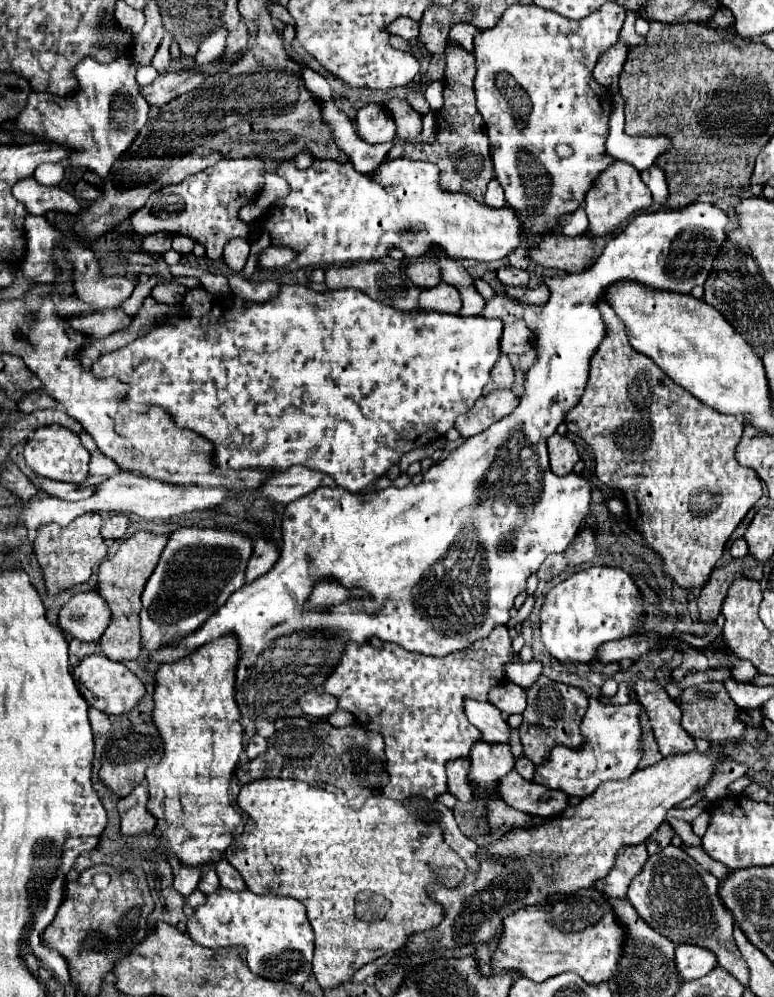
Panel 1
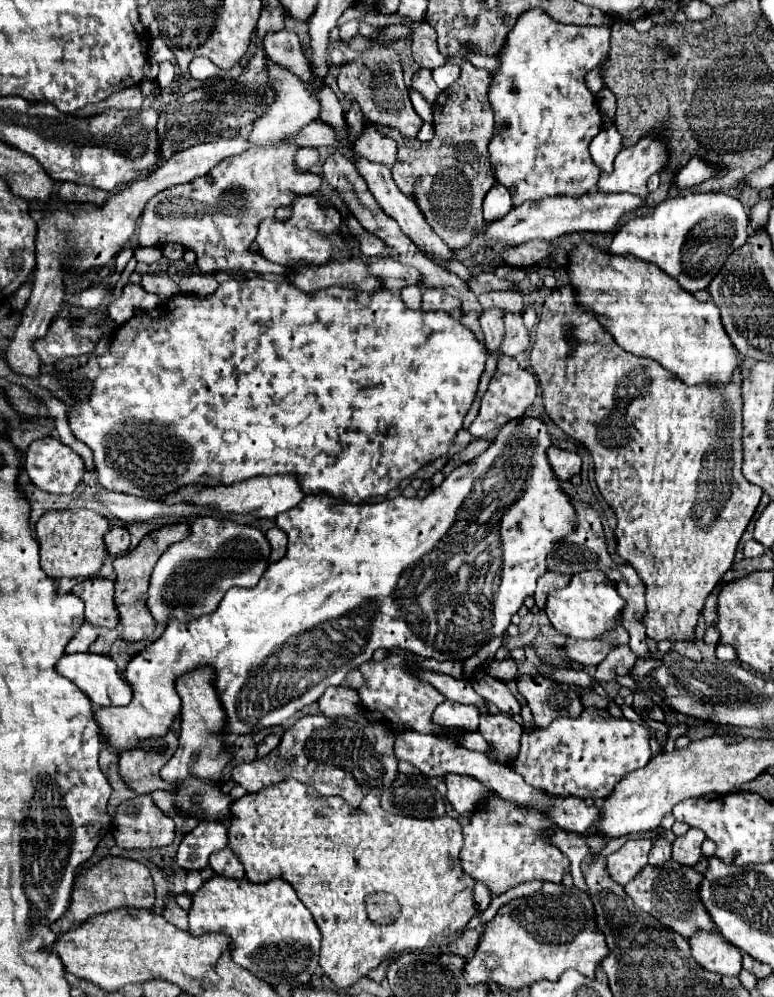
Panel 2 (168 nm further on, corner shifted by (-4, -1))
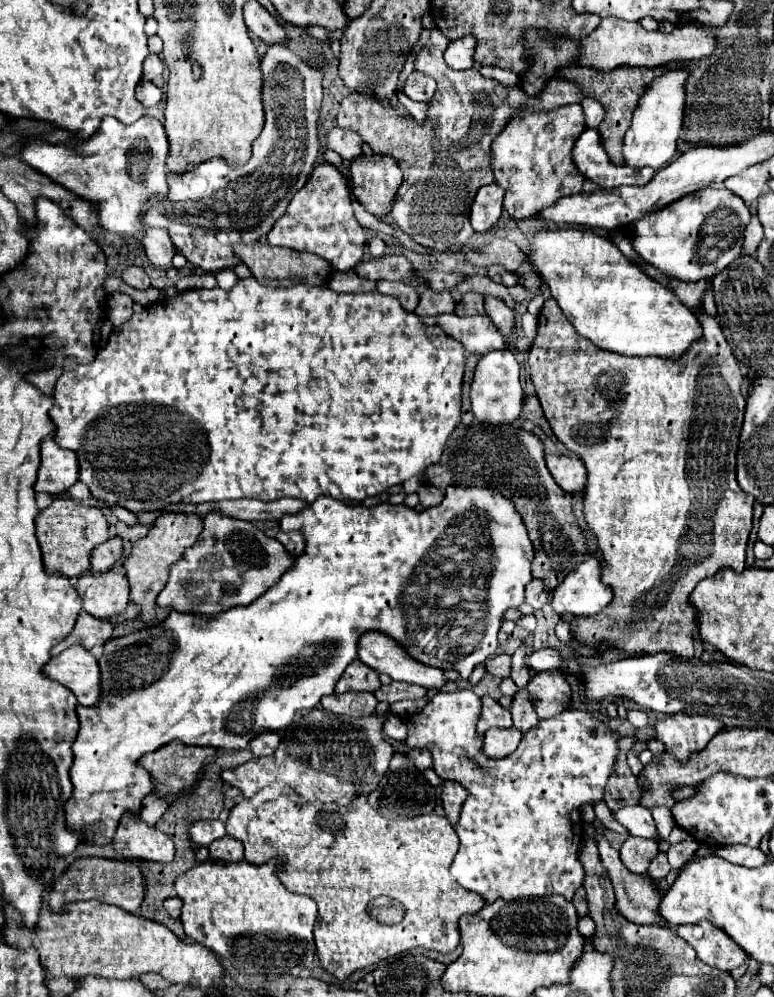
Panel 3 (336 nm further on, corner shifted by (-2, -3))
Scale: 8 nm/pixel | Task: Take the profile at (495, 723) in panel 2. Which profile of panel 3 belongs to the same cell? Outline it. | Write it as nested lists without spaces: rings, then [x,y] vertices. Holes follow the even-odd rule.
[[[484,696],[478,728],[484,728],[484,732],[488,728],[512,728],[512,714],[504,710],[498,702],[494,702],[490,696]]]

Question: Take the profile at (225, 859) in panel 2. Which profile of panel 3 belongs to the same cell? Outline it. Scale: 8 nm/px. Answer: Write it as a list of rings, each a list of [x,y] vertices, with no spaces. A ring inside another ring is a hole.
[[[224,836],[216,842],[212,842],[212,846],[208,846],[208,852],[210,852],[210,858],[214,860],[222,860],[222,862],[240,862],[244,860],[244,846],[230,838],[230,836]]]

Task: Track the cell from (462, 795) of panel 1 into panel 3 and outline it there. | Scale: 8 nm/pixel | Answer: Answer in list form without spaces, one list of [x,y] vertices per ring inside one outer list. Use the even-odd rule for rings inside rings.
[[[444,780],[444,784],[442,784],[442,806],[444,806],[446,818],[450,820],[452,826],[458,824],[460,810],[462,810],[462,804],[466,798],[468,798],[468,790],[460,782]]]

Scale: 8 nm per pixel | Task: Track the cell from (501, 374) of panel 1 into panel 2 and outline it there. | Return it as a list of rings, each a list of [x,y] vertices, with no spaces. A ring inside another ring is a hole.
[[[498,308],[482,310],[482,314],[480,314],[480,326],[482,326],[482,332],[486,336],[486,346],[488,346],[490,354],[496,354],[496,350],[500,348],[500,344],[504,340],[502,310],[498,310]]]

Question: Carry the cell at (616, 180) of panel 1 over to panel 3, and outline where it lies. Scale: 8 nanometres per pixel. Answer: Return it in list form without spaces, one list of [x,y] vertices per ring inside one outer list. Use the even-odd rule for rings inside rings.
[[[672,70],[664,76],[652,80],[652,84],[646,88],[644,96],[638,102],[638,108],[632,118],[632,126],[624,136],[622,156],[624,164],[632,168],[644,168],[650,166],[654,170],[660,170],[666,166],[672,156],[676,154],[676,140],[682,130],[682,114],[684,114],[684,82],[688,74],[684,70]]]

